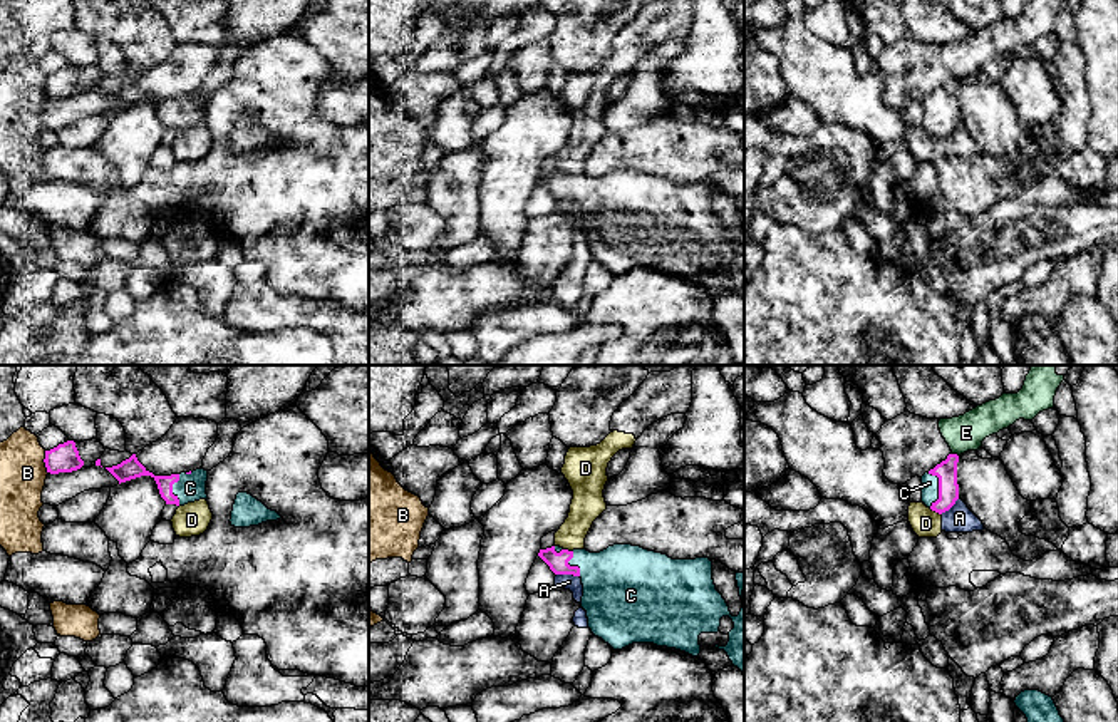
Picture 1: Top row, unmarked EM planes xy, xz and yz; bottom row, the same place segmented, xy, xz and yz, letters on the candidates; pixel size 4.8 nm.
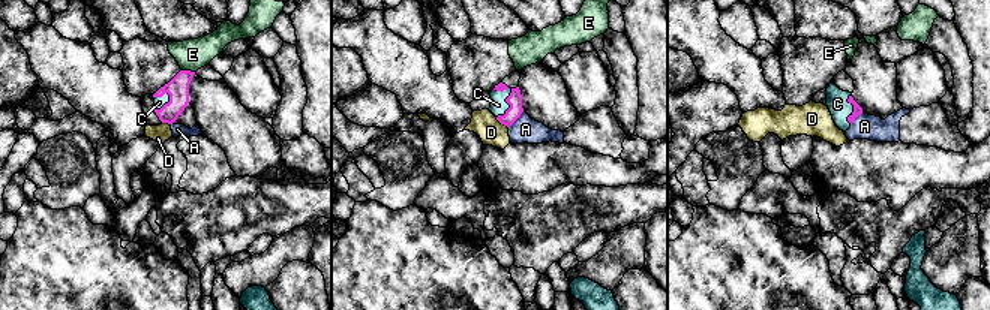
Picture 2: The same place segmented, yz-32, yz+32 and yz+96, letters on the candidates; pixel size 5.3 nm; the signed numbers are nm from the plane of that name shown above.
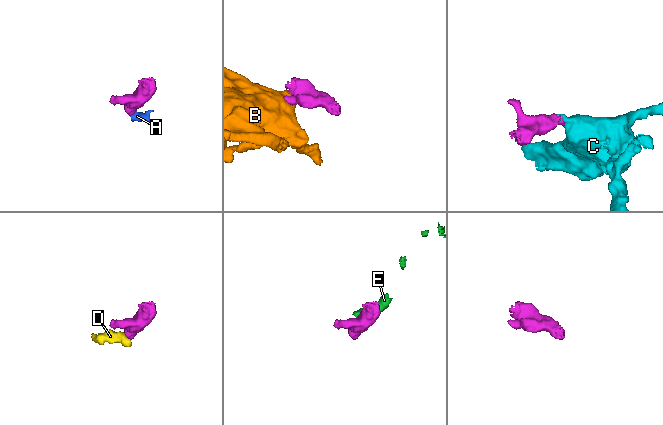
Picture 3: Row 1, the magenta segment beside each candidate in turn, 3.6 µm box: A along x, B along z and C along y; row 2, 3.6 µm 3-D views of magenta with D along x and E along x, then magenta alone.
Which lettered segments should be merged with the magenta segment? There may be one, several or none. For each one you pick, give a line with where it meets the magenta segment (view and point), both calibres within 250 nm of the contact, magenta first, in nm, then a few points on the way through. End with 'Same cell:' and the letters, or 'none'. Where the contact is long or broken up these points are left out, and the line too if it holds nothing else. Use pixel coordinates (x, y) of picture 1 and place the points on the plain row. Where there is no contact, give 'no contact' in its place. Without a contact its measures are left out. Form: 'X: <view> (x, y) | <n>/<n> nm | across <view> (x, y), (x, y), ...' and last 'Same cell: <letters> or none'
C: yz (939, 113) | 100/80 nm | across yz (946, 96), (939, 113), (929, 108)
Same cell: C

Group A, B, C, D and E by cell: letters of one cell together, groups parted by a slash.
A D / B / C / E

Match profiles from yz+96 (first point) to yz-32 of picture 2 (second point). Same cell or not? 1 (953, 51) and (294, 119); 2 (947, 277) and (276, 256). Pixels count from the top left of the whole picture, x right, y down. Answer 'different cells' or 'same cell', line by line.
1: same cell
2: same cell

